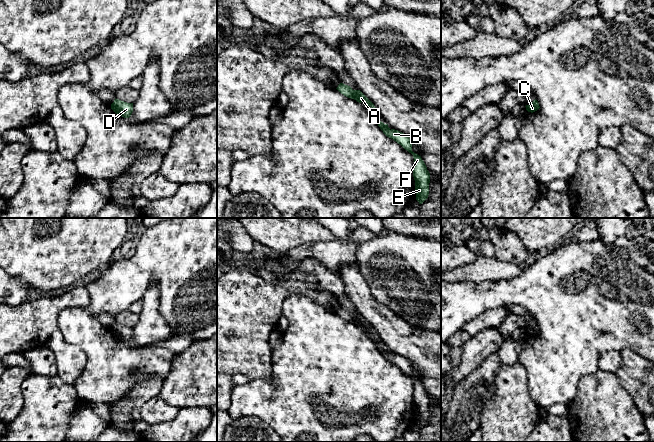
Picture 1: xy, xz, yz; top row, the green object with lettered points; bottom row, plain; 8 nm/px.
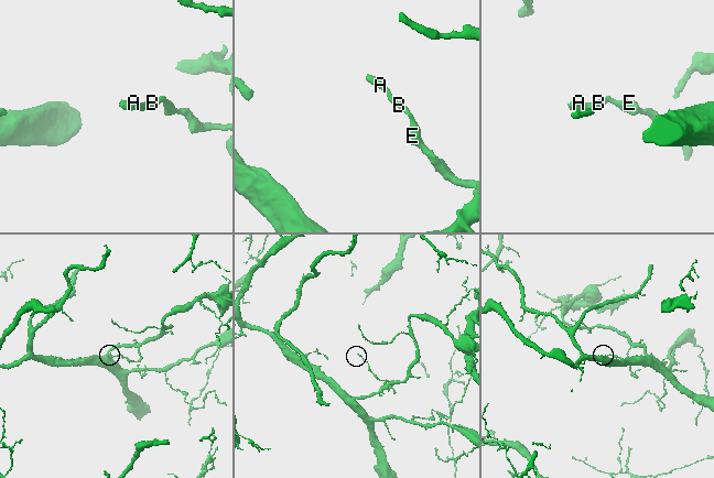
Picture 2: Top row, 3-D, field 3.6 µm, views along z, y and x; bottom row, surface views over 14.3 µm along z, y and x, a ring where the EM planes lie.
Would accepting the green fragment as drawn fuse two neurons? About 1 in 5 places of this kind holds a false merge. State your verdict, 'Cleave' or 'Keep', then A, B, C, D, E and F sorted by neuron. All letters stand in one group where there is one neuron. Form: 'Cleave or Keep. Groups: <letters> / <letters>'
Keep. Groups: A B C D E F

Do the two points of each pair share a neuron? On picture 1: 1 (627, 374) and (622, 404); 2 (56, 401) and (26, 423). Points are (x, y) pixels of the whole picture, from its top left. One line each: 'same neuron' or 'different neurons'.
1: different neurons
2: same neuron

